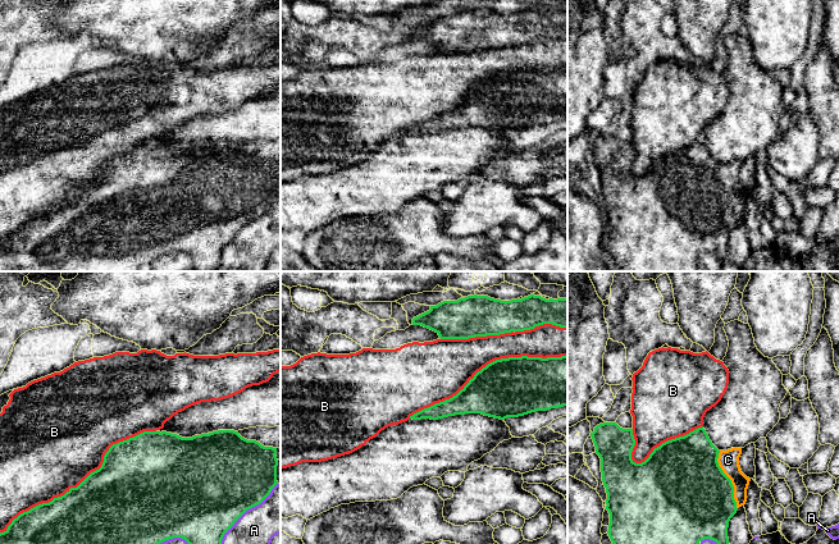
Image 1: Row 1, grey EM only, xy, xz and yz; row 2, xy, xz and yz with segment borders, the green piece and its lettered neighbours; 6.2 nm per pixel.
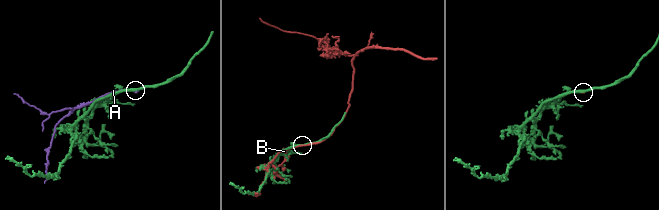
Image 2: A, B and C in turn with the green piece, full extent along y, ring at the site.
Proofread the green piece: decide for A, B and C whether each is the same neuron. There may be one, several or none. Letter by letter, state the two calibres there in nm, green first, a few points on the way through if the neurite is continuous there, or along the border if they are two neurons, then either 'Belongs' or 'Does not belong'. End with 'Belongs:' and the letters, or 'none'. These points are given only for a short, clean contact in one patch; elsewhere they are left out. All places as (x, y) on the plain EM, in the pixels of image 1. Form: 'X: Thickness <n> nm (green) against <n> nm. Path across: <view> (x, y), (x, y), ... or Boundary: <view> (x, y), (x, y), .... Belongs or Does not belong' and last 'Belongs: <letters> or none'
A: Thickness 500 nm (green) against 300 nm. Does not belong
B: Thickness 500 nm (green) against 500 nm. Does not belong
C: Thickness 480 nm (green) against 130 nm. Belongs
Belongs: C

